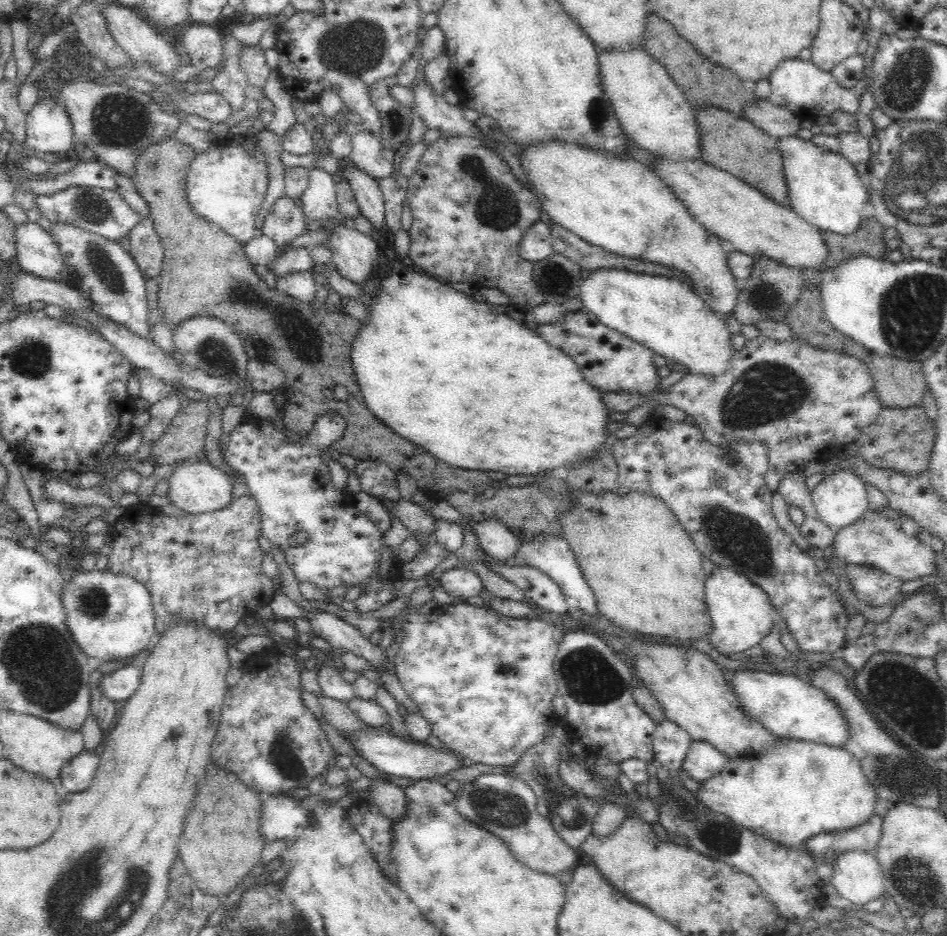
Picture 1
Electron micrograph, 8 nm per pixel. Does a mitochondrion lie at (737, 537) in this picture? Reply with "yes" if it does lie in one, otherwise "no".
yes

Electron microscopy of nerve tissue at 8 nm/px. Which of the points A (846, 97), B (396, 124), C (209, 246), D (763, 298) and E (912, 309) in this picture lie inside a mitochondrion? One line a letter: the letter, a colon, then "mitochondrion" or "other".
A: other
B: other
C: other
D: mitochondrion
E: mitochondrion

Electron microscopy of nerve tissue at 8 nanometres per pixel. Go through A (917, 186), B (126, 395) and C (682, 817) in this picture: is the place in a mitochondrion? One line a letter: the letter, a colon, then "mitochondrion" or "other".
A: mitochondrion
B: other
C: mitochondrion

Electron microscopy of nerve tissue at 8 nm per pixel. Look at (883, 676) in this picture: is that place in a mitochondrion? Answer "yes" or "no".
yes

